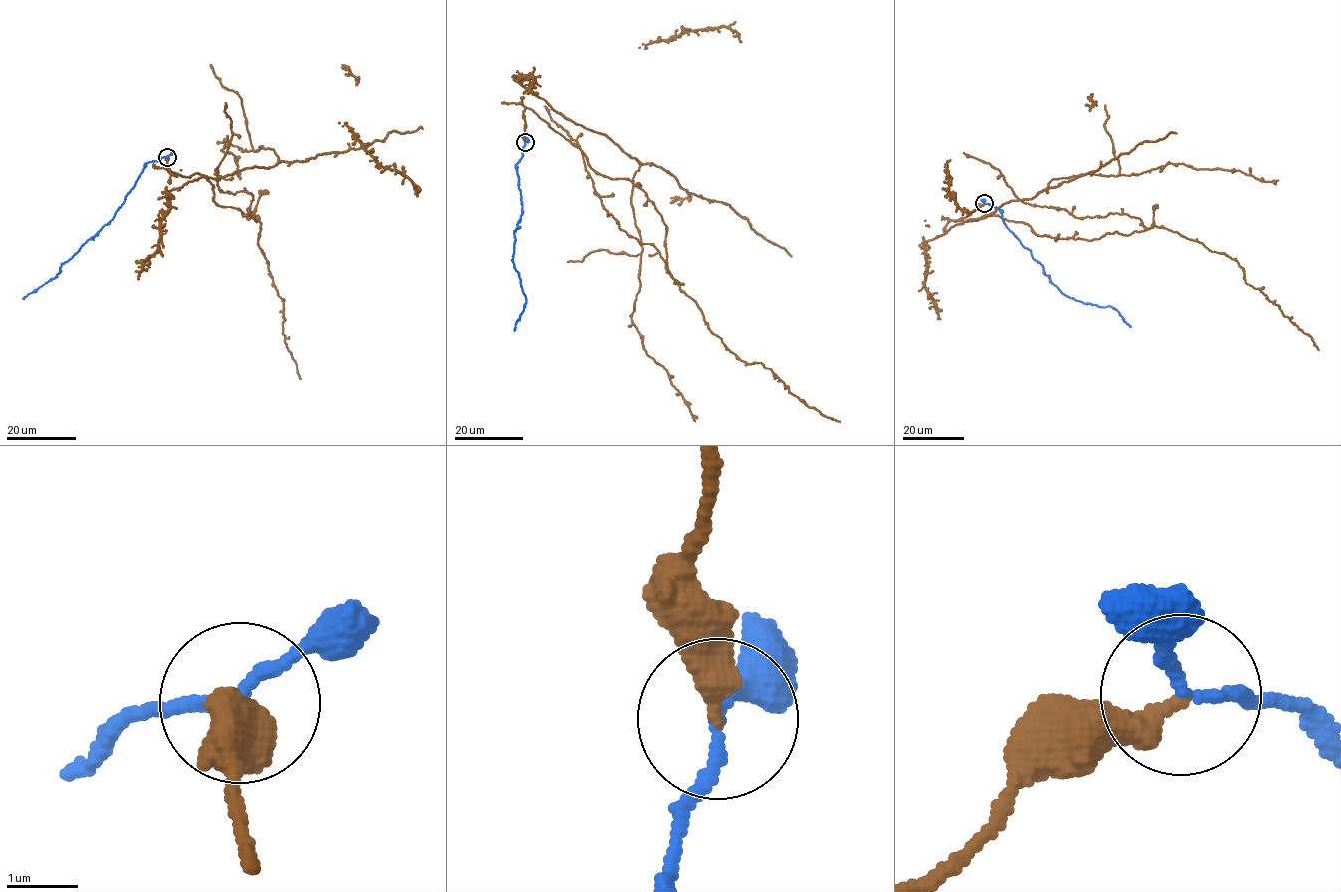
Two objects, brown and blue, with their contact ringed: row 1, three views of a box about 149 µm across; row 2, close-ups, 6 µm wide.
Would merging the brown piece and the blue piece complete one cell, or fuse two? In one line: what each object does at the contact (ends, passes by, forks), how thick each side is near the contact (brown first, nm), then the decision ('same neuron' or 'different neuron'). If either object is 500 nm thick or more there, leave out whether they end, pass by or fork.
brown ends there; blue passes by; 360 nm thick on the brown side, 170 nm on the other; same neuron

